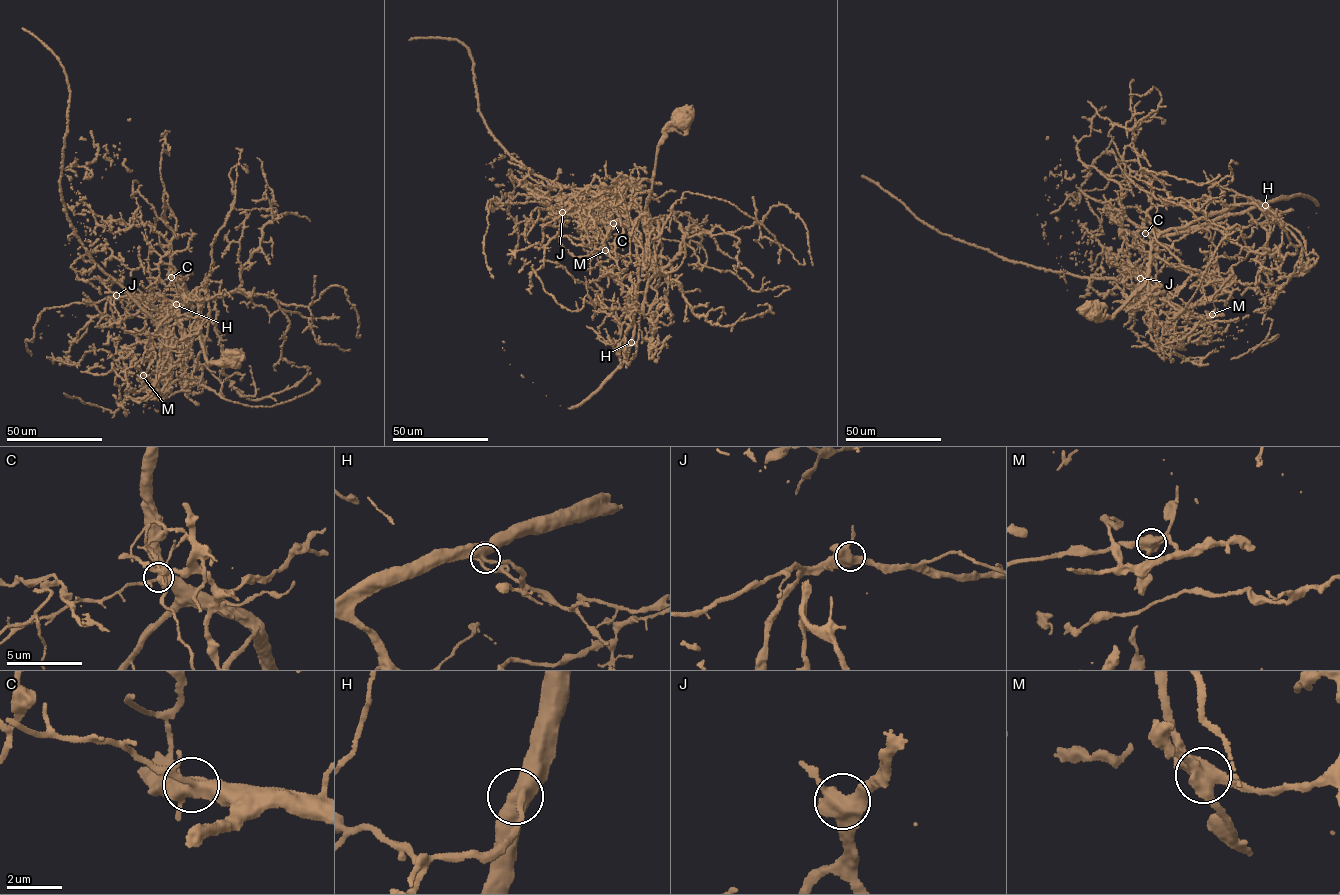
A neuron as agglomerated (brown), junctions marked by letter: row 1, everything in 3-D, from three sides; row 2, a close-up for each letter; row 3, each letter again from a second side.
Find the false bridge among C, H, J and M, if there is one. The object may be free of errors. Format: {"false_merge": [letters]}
{"false_merge": ["M"]}

